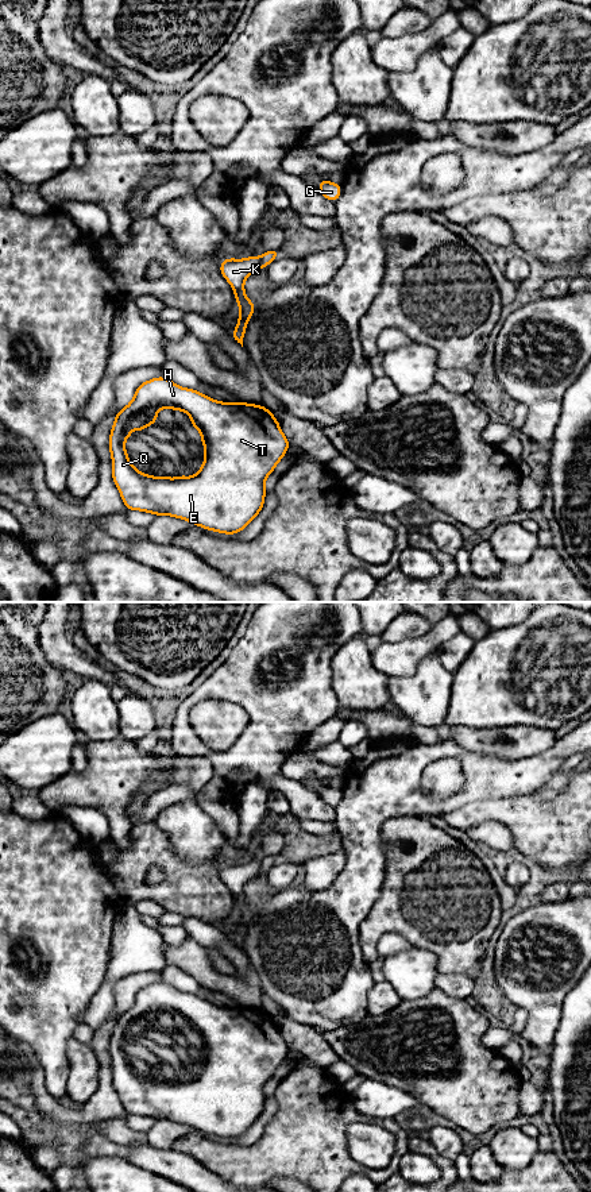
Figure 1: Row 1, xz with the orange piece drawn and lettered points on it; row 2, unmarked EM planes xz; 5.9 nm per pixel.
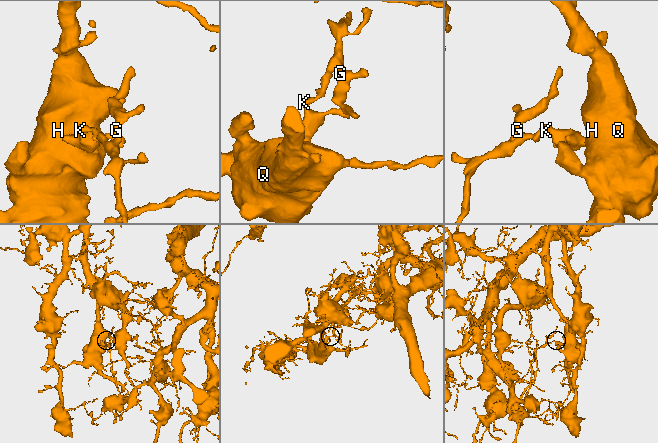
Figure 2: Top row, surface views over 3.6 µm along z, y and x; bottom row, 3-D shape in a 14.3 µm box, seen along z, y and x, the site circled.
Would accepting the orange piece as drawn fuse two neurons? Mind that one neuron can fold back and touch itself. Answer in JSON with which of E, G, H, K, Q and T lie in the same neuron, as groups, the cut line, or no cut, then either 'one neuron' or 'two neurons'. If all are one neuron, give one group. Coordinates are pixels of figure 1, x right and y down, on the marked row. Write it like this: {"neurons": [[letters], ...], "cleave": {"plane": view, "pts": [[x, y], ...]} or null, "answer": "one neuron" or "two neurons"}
{"neurons": [["E", "H", "K", "Q", "T"], ["G"]], "cleave": {"plane": "xz", "pts": [[259, 258], [262, 266]]}, "answer": "two neurons"}

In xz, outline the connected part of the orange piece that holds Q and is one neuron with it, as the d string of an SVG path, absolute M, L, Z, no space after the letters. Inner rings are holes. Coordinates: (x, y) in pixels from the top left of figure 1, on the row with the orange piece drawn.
M157 377L140 383L132 401L115 416L109 433L112 479L130 510L173 516L208 531L233 535L242 532L262 510L266 478L286 455L289 445L278 420L264 406L219 402L194 389ZM163 408L188 413L193 428L201 432L205 458L200 471L190 478L184 474L178 478L151 477L136 470L128 459L124 441L130 433L155 424L157 413Z

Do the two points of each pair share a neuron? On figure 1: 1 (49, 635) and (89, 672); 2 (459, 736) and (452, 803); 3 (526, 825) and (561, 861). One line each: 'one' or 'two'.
1: one
2: two
3: one

